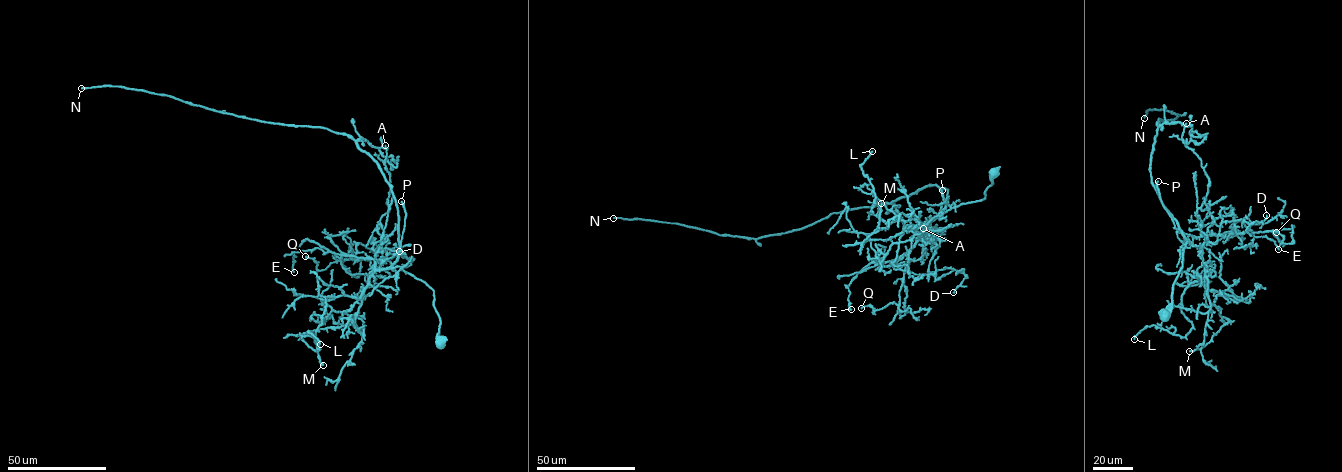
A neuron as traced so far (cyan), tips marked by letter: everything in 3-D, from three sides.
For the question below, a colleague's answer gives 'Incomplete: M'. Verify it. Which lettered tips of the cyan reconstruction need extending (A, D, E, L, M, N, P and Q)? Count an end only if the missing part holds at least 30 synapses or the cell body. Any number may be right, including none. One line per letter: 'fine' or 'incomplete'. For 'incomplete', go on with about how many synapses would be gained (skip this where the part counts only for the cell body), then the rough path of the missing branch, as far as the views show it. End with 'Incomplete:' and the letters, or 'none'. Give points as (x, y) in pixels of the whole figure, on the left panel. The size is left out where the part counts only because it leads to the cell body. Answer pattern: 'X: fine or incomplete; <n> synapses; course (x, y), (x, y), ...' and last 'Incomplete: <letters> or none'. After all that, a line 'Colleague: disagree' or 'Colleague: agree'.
A: fine
D: fine
E: fine
L: fine
M: fine
N: incomplete; 70 synapses
P: fine
Q: fine
Incomplete: N
Colleague: disagree

